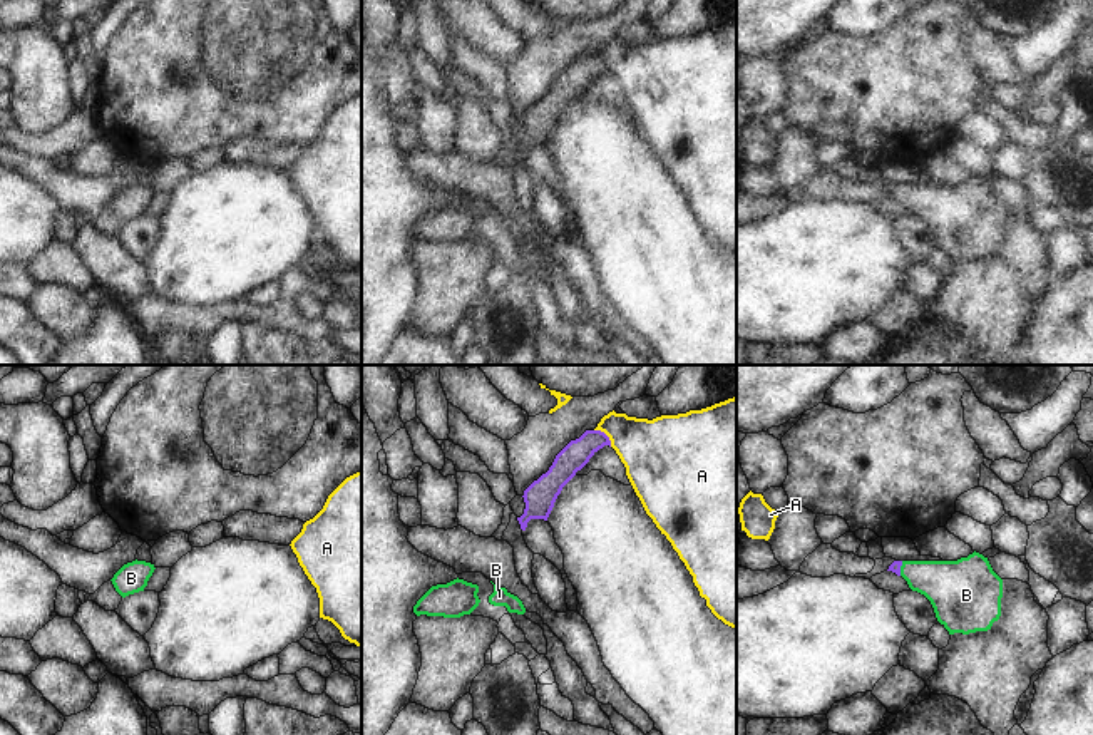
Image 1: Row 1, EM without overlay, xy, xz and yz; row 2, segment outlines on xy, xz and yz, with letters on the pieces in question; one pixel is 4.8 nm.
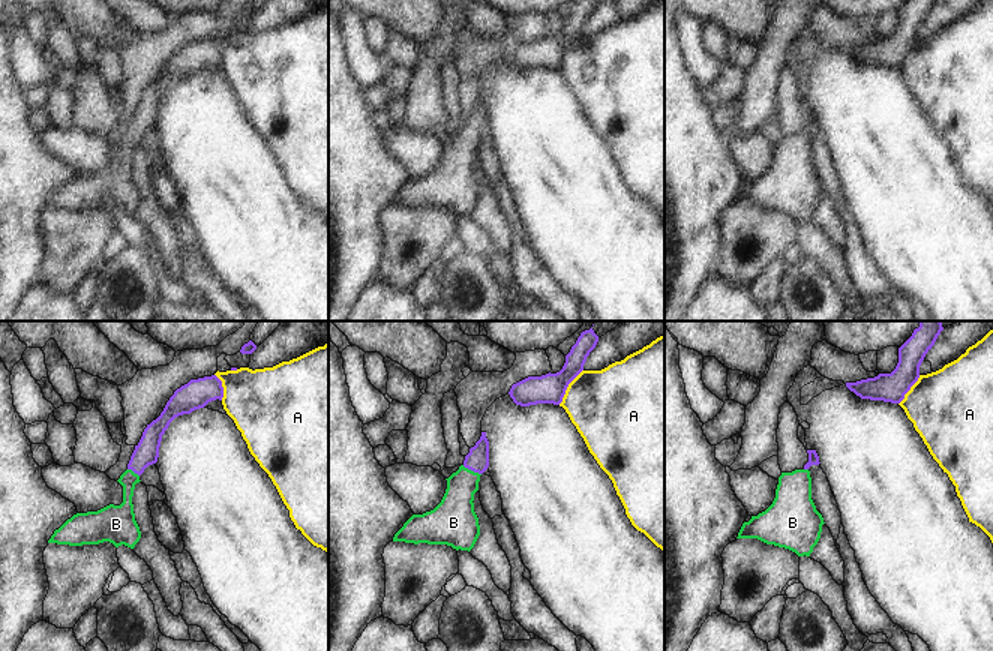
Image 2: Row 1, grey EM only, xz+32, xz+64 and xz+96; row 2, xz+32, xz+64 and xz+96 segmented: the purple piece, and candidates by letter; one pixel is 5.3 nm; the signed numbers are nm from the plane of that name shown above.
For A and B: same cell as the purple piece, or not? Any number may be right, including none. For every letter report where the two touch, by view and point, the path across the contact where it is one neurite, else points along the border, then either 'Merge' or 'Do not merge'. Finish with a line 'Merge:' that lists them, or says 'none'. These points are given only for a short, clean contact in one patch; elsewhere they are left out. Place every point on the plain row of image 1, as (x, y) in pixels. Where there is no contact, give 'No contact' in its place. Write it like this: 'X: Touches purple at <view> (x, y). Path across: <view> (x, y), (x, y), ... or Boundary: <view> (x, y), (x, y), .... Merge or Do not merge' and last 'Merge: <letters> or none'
A: Touches purple at xz (606, 61). Boundary: xz (595, 54), (600, 54), (611, 71). Do not merge
B: Touches purple at yz (899, 193). Path across: yz (896, 191), (899, 193), (948, 210). Merge
Merge: B

